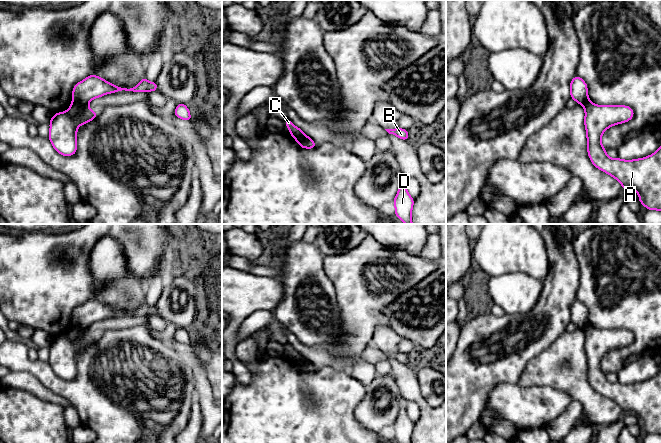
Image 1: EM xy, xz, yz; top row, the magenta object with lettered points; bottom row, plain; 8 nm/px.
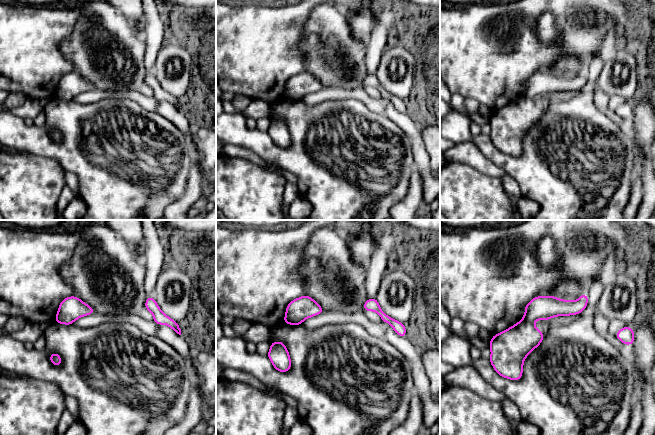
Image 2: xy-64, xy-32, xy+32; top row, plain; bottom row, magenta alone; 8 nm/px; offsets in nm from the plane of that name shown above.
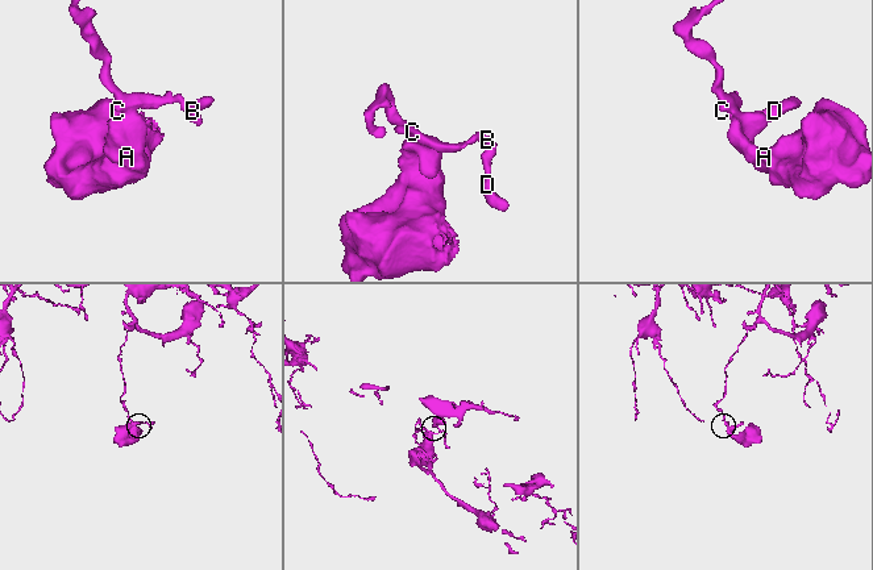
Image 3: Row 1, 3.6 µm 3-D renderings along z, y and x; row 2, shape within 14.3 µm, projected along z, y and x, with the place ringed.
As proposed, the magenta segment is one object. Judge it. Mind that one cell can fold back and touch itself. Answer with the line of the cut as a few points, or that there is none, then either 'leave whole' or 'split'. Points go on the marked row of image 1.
cut in xy along (72, 102), (87, 104); split

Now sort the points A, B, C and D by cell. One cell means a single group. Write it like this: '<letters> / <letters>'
A / B C D

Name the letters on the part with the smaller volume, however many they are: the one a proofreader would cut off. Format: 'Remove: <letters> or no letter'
Remove: A

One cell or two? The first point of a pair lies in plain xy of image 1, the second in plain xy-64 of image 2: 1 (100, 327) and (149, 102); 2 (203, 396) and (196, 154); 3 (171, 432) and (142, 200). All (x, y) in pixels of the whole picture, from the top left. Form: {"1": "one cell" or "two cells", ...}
{"1": "one cell", "2": "one cell", "3": "one cell"}

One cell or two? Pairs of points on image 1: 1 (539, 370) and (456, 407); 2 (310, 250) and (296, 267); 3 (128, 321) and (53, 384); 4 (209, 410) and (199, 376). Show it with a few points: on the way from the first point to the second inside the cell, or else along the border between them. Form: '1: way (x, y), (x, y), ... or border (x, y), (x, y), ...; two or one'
1: border (533, 358), (528, 361), (518, 382); two
2: way (308, 254), (300, 263); one
3: border (107, 330), (110, 331); two
4: way (207, 402), (203, 394), (202, 384); one

